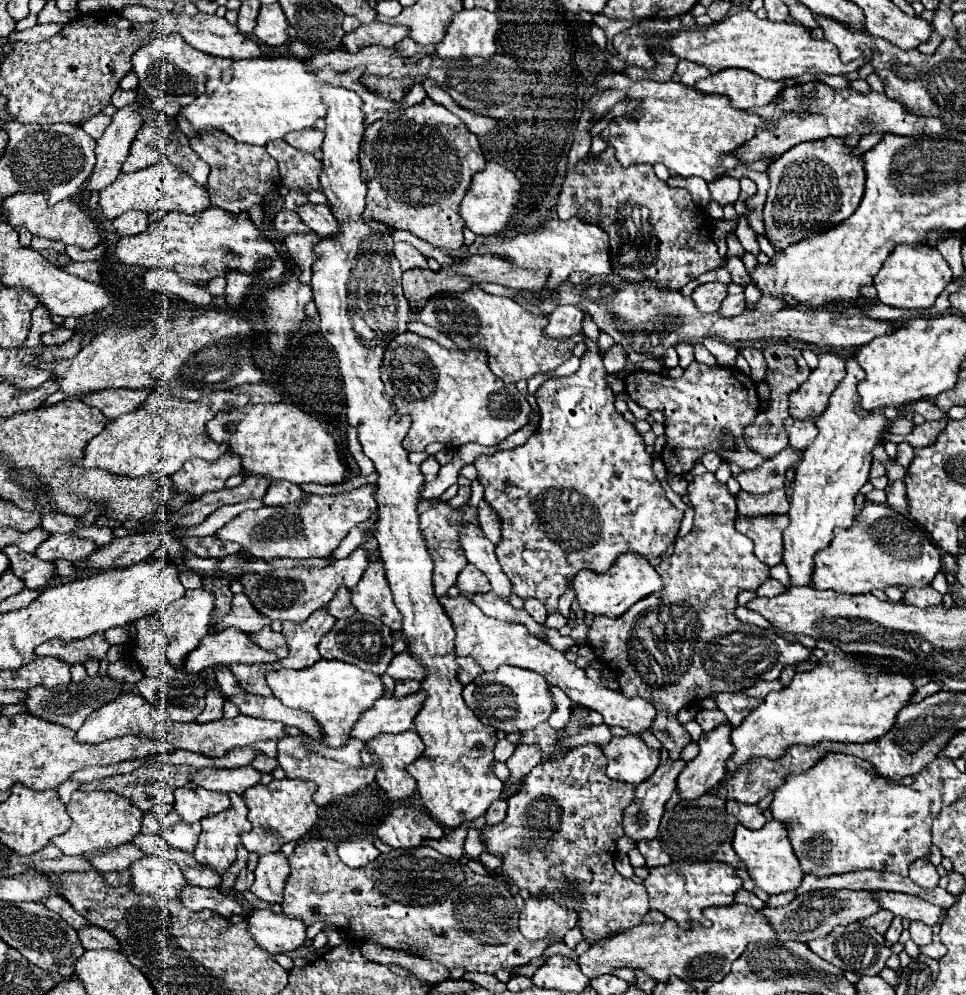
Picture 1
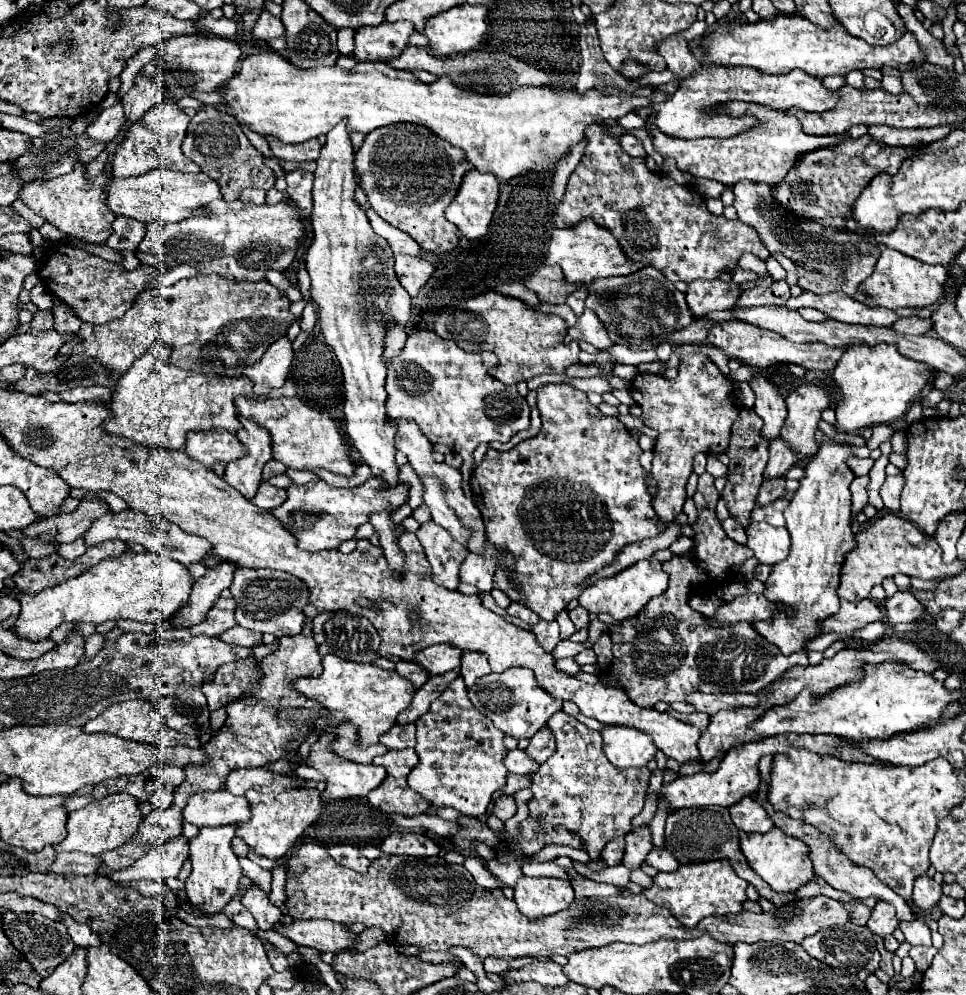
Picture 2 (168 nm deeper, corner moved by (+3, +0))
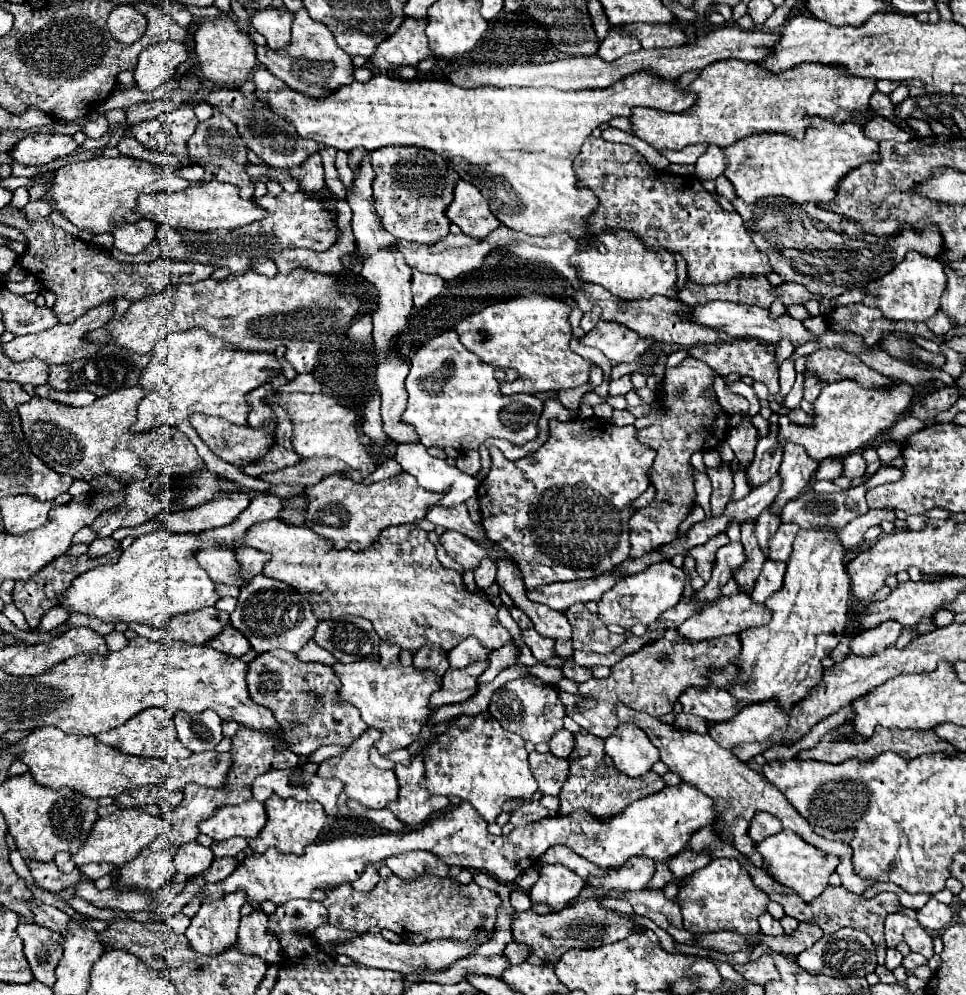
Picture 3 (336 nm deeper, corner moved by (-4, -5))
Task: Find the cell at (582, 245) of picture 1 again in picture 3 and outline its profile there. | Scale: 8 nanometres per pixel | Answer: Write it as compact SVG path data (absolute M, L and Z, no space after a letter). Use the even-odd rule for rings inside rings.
M606 231L598 235L596 241L608 247L608 253L598 253L590 245L580 245L580 253L572 257L580 277L588 283L598 283L608 289L612 295L634 301L634 299L652 299L654 295L664 295L668 299L678 299L676 287L676 263L672 253L666 249L644 249L642 241L636 241L634 233L628 231Z

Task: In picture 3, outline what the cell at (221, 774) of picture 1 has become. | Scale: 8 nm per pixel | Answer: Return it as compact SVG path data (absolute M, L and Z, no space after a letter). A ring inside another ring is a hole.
M300 767L294 771L272 771L256 777L252 795L256 801L266 801L272 793L280 797L294 797L296 801L318 801L328 817L338 815L338 795L344 783L340 779L324 779L316 773L306 773Z

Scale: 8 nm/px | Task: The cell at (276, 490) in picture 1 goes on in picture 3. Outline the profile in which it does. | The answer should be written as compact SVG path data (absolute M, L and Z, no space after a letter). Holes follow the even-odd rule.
M258 495L250 505L232 521L220 529L208 529L204 533L172 533L158 529L134 539L134 543L122 551L120 559L112 565L96 567L74 579L72 587L60 599L62 607L70 607L74 613L94 615L106 623L144 623L150 627L166 627L170 615L198 611L216 605L220 595L208 573L198 565L196 551L222 547L232 549L232 541L244 537L248 525L274 519L280 513L282 499L272 495Z

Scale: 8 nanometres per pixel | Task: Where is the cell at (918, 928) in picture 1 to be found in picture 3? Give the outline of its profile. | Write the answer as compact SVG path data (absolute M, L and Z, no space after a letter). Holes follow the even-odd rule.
M914 927L914 929L908 929L904 933L904 941L908 943L908 947L914 951L914 953L920 953L924 955L926 959L930 959L934 955L934 949L932 949L932 935L922 929L922 927Z

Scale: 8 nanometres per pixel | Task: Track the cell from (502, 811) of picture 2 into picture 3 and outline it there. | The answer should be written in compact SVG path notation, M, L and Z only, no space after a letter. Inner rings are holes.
M526 801L518 811L514 811L510 815L510 823L514 827L518 827L518 825L526 825L526 823L540 821L544 817L548 817L548 809L546 807L542 807L538 801Z

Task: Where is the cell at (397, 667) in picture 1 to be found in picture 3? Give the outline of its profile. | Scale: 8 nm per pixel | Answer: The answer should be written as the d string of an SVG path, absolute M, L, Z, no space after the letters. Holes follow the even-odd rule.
M468 637L450 651L450 667L466 667L474 661L486 661L488 653L492 653L492 649L484 649L484 645L478 645L476 637Z

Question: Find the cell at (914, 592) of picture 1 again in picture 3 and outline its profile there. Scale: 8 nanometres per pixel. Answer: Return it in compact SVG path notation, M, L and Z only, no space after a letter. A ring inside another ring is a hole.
M886 621L886 623L882 623L876 629L870 629L870 631L864 631L860 635L852 637L848 653L852 653L852 655L864 655L864 657L868 657L872 653L880 653L886 647L890 647L890 645L896 643L896 639L900 637L900 631L902 631L900 623Z

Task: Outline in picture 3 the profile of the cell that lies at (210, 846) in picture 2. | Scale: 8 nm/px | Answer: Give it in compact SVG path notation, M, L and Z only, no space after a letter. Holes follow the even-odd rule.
M236 891L220 901L206 901L198 915L186 929L190 947L200 955L216 957L230 949L238 937L240 907L246 901L246 893Z

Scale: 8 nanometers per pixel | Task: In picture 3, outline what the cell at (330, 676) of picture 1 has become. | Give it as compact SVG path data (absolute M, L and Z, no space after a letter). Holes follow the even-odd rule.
M356 661L350 665L336 663L334 673L342 681L340 699L354 705L368 727L382 731L382 739L376 741L376 749L382 755L390 751L404 749L418 741L422 727L434 715L434 709L428 705L430 695L442 687L442 677L434 671L422 671L414 665L404 667L398 661L382 667L380 661Z

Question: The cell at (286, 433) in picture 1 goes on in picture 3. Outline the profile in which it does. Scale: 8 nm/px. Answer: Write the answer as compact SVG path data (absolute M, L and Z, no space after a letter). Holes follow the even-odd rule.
M290 393L288 403L284 409L292 417L292 445L298 455L304 459L308 457L338 457L342 459L350 469L360 471L364 477L374 473L378 463L370 455L370 451L360 443L360 433L358 433L358 423L360 417L354 409L342 405L338 399L334 399L328 393Z

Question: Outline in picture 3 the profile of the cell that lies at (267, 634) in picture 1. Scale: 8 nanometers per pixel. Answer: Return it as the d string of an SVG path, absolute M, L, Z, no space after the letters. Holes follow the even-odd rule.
M228 625L228 629L224 629L224 633L220 633L220 637L212 637L212 641L208 641L208 645L226 655L242 657L246 651L250 651L250 645L246 641L248 639L244 635L240 635L238 629Z

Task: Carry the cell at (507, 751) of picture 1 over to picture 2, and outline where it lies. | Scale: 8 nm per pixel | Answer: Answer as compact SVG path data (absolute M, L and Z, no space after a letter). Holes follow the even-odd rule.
M515 748L515 750L509 750L507 756L505 756L505 768L513 774L533 774L537 772L537 762L533 762L523 750Z

